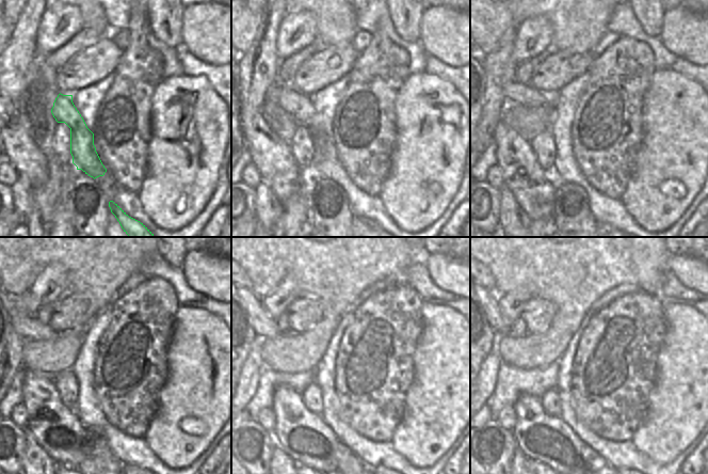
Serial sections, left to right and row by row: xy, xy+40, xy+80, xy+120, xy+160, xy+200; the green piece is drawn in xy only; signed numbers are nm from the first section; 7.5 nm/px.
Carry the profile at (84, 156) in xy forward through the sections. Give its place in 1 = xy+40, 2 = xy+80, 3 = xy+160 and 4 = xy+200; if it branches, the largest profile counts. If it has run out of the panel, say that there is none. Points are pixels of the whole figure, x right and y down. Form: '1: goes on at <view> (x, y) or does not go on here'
1: goes on at xy+40 (299, 105)
2: goes on at xy+80 (514, 92)
3: goes on at xy+160 (264, 327)
4: goes on at xy+200 (492, 312)

